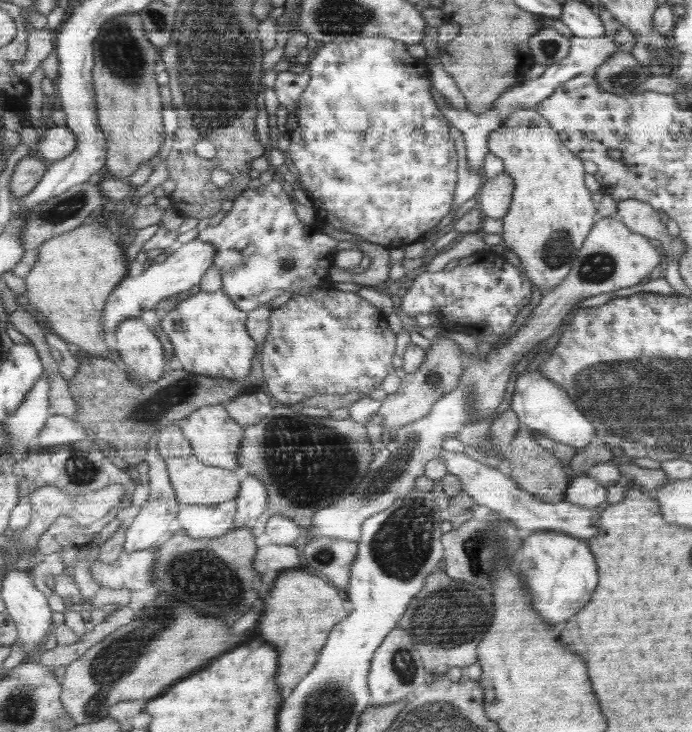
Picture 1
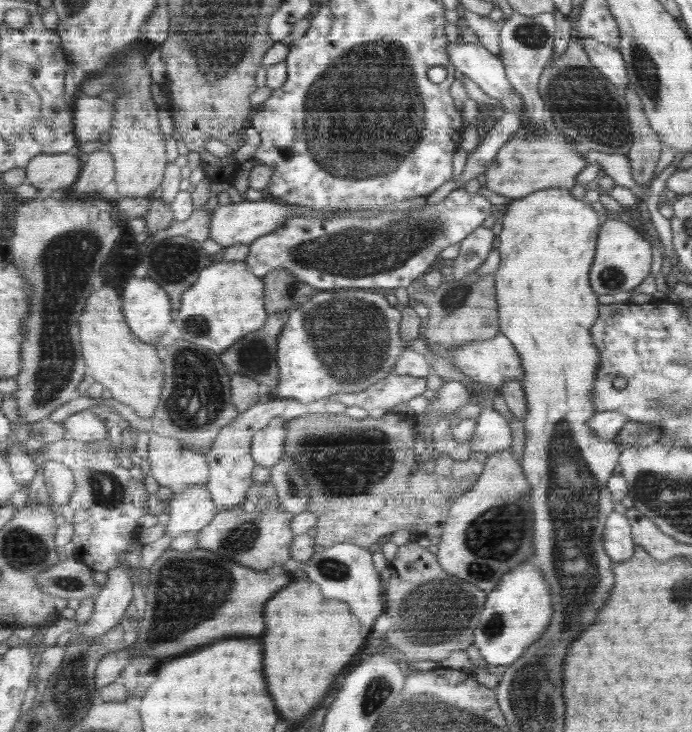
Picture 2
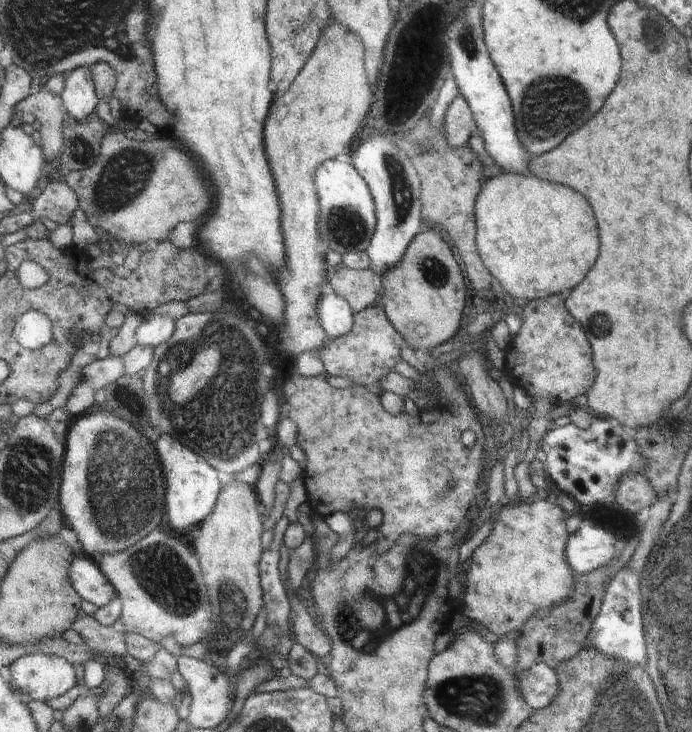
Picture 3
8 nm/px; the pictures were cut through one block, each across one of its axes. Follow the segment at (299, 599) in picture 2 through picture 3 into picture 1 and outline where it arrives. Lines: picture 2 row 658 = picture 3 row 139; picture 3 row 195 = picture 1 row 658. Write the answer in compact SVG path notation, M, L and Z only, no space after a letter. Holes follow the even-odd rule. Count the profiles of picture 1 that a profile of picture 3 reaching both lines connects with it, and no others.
M308 570L281 572L277 578L270 590L270 598L266 600L268 606L263 608L260 632L266 642L280 648L280 676L276 676L276 680L280 680L280 686L294 688L312 670L330 630L351 611L344 608L344 598L334 586Z

